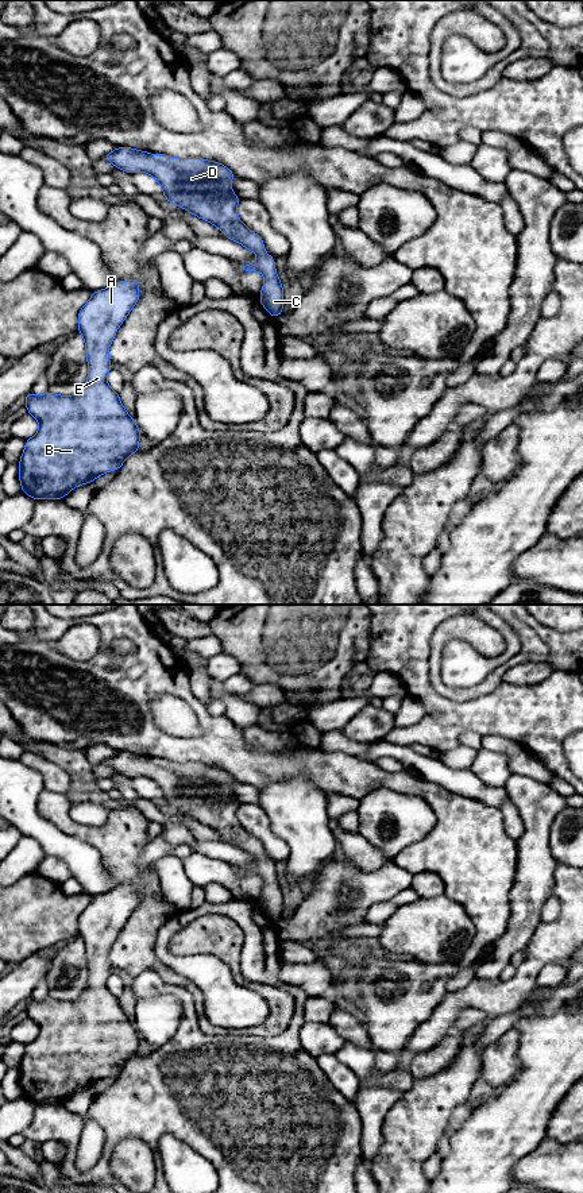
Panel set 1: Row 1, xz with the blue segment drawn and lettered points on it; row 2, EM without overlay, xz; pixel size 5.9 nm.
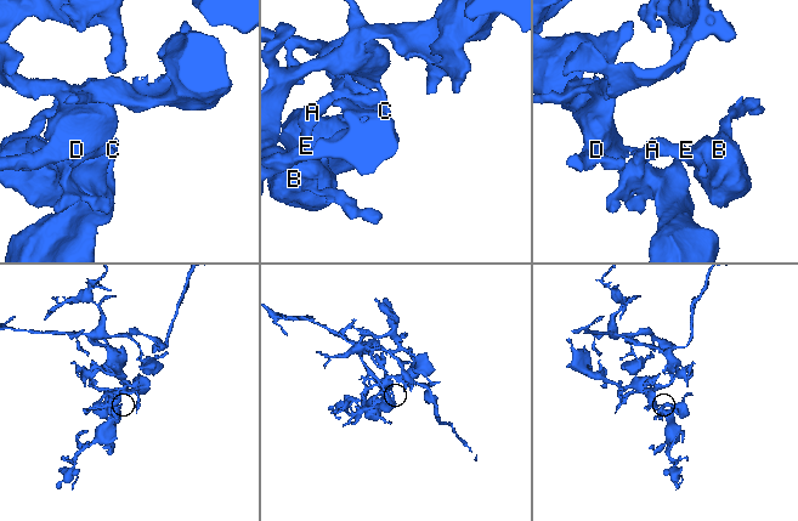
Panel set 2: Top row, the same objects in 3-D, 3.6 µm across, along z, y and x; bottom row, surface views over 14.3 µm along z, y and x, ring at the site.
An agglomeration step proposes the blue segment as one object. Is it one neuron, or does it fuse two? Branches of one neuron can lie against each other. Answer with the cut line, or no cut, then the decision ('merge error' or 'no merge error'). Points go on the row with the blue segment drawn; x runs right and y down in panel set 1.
cut none; no merge error

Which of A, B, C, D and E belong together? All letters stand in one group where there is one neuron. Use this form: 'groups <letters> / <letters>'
groups A B C D E

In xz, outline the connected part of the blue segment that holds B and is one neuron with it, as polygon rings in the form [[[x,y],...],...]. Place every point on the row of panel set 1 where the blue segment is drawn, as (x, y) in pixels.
[[[128,279],[111,285],[104,290],[93,292],[90,300],[78,312],[78,332],[85,339],[88,358],[88,381],[80,394],[57,395],[46,391],[36,397],[34,393],[26,394],[27,412],[39,421],[38,433],[26,440],[24,452],[19,460],[19,479],[24,494],[38,499],[62,499],[74,487],[93,482],[99,475],[119,470],[126,459],[139,451],[139,439],[142,432],[132,417],[128,416],[120,402],[119,393],[107,383],[107,375],[111,370],[108,358],[109,345],[117,332],[117,328],[139,300],[139,279]]]

